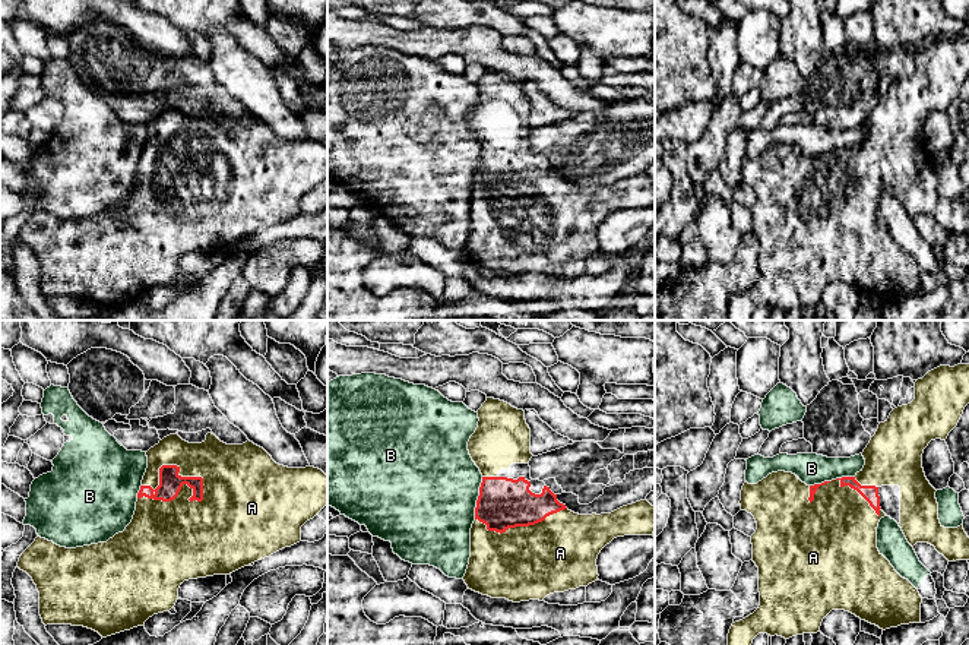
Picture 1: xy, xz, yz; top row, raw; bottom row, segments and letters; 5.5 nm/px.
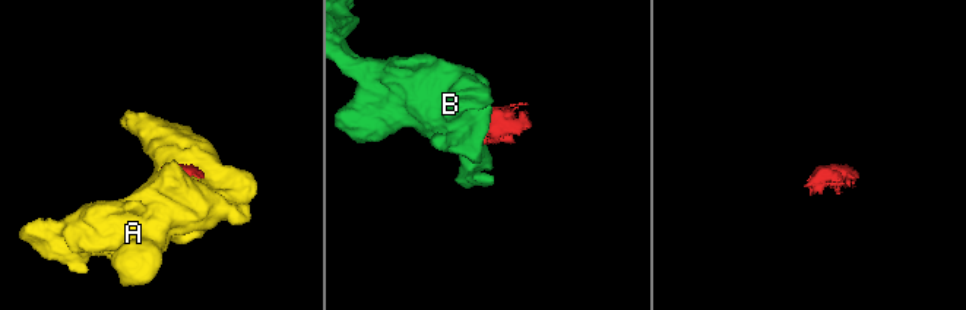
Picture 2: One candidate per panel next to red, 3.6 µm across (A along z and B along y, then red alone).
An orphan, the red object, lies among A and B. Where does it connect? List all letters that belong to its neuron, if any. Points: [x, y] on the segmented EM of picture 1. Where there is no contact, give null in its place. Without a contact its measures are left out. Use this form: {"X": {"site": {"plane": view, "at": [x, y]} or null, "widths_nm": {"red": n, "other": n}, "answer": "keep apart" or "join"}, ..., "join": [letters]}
{"A": {"site": {"plane": "xy", "at": [184, 483]}, "widths_nm": {"red": 130, "other": 320}, "answer": "join"}, "B": {"site": {"plane": "xz", "at": [478, 498]}, "widths_nm": {"red": 280, "other": 500}, "answer": "keep apart"}, "join": ["A"]}

